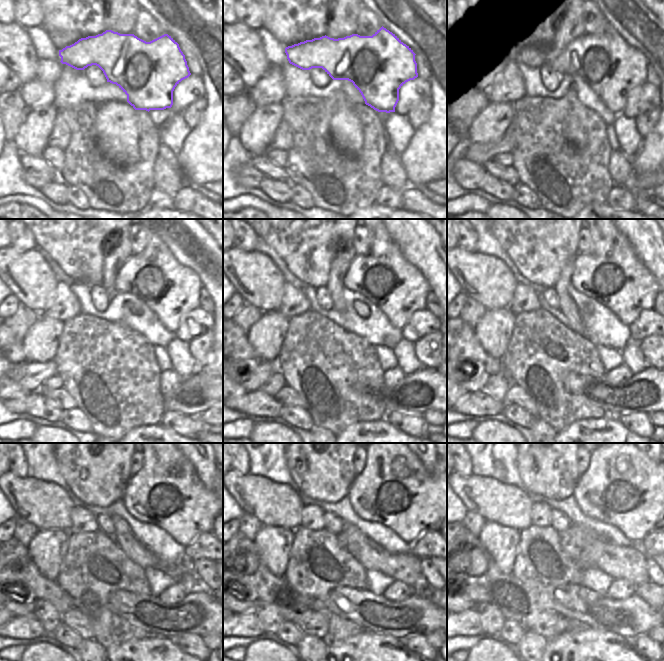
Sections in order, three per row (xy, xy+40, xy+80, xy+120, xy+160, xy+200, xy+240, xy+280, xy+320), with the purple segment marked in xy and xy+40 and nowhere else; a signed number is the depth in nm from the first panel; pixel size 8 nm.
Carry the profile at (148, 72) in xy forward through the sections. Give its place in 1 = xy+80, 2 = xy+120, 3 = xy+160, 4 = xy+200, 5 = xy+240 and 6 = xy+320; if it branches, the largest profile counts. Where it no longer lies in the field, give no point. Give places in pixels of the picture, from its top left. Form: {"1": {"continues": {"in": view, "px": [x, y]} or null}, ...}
{"1": {"continues": {"in": "xy+80", "px": [607, 64]}}, "2": {"continues": {"in": "xy+120", "px": [169, 289]}}, "3": {"continues": {"in": "xy+160", "px": [383, 276]}}, "4": {"continues": {"in": "xy+200", "px": [610, 272]}}, "5": {"continues": {"in": "xy+240", "px": [167, 492]}}, "6": {"continues": {"in": "xy+320", "px": [622, 487]}}}

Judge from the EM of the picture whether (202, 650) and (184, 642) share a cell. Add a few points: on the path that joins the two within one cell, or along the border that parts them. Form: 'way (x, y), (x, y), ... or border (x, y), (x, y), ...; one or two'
way (198, 649), (193, 644), (188, 643); one

